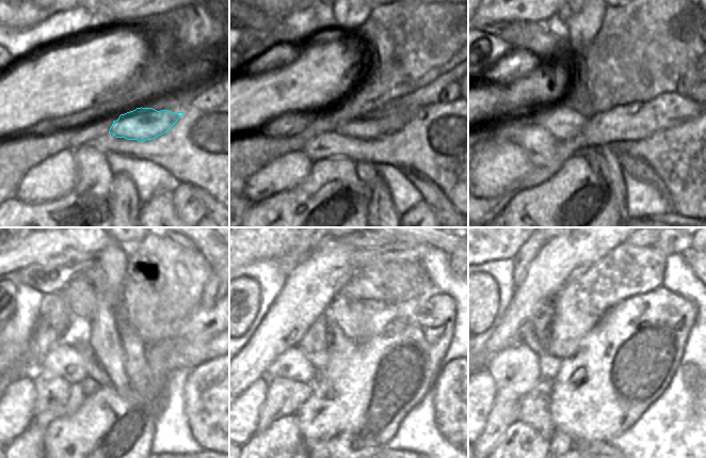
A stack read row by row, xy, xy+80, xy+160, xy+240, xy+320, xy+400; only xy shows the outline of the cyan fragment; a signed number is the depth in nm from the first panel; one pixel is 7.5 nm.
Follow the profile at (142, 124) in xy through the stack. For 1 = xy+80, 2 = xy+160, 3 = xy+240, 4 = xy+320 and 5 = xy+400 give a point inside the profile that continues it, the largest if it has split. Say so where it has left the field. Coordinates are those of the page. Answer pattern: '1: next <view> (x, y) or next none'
1: next xy+80 (383, 121)
2: next xy+160 (623, 124)
3: next xy+240 (65, 360)
4: next xy+320 (291, 364)
5: next xy+400 (515, 369)

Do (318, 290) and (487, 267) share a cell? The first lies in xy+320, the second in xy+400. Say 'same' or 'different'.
different

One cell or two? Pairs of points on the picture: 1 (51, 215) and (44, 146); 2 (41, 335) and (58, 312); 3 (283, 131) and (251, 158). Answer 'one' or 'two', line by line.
1: two
2: one
3: two

